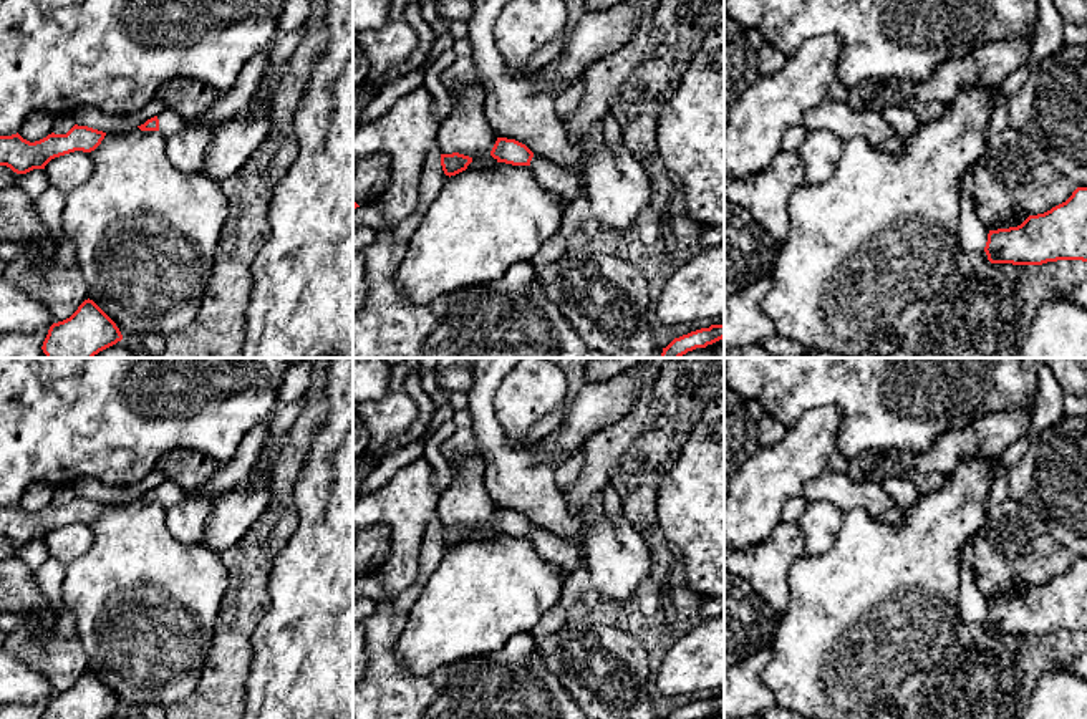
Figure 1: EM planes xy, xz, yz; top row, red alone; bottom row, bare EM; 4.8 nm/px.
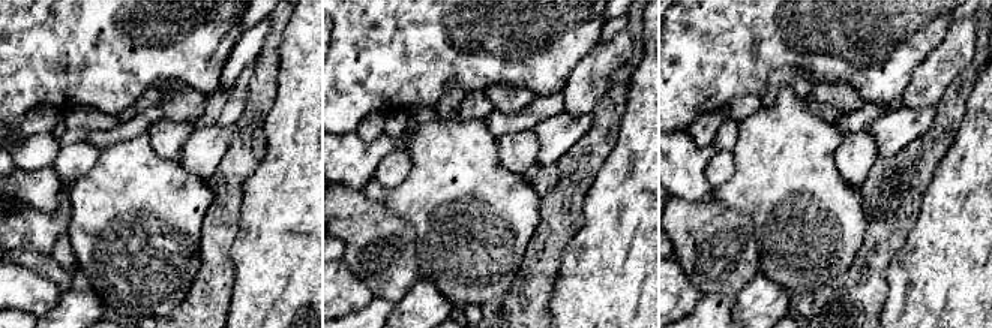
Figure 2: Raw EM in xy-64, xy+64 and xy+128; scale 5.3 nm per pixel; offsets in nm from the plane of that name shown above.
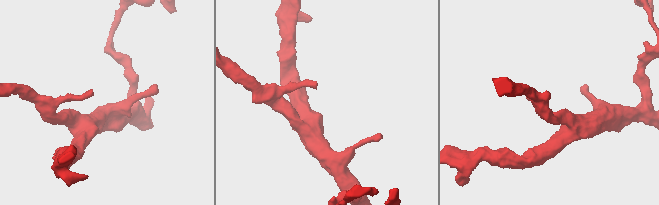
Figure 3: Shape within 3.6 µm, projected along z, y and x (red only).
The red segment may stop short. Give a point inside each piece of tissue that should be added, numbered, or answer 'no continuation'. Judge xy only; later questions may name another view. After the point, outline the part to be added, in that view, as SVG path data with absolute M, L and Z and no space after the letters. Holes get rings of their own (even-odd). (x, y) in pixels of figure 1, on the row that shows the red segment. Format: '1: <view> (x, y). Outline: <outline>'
1: xy (169, 121). Outline: M166 106L159 114L157 114L157 119L159 119L159 133L164 136L164 138L169 138L176 133L181 133L184 131L189 123L179 114L176 113L172 108Z

